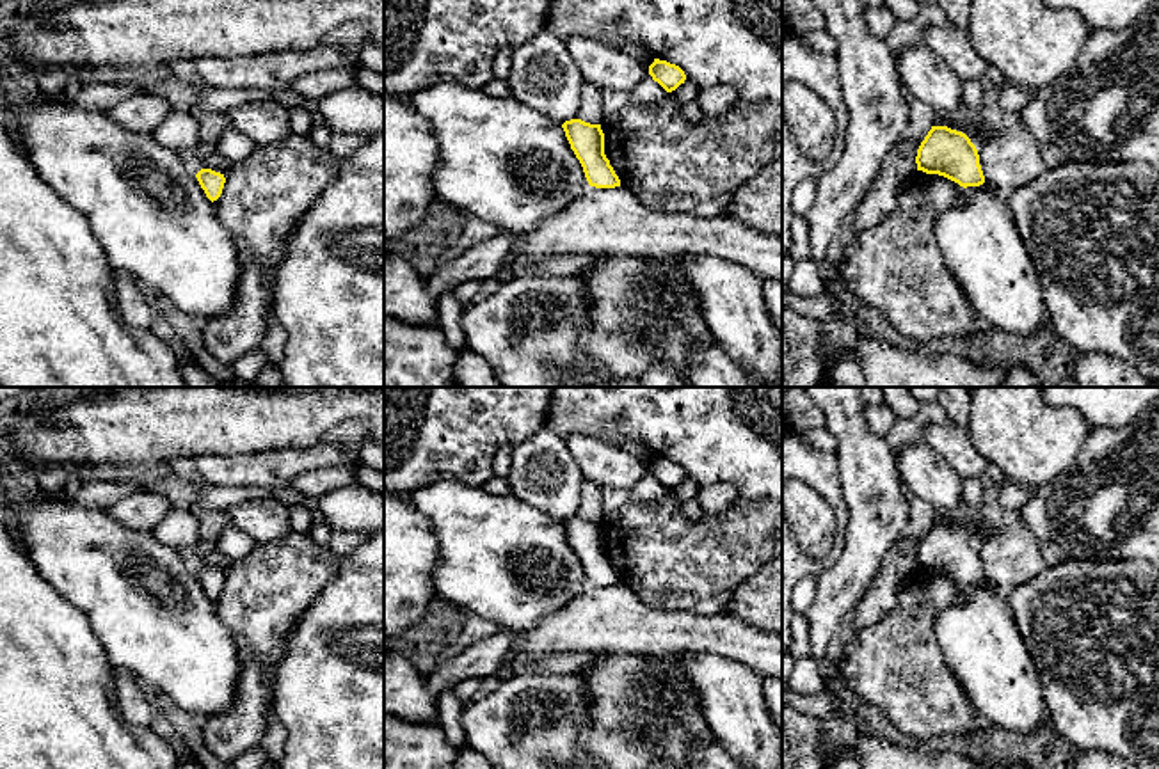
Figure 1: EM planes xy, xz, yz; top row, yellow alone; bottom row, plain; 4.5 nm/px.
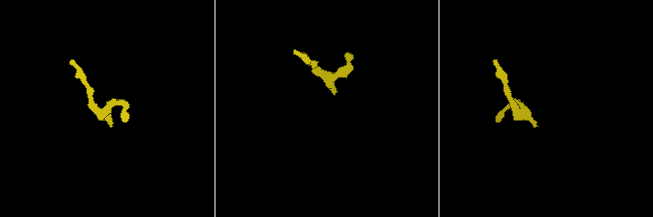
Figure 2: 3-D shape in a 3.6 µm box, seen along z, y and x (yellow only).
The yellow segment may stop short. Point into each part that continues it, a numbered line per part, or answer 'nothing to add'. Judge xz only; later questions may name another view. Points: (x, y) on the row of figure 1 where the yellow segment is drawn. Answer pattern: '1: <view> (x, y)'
1: xz (502, 162)

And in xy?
1: xy (144, 205)

